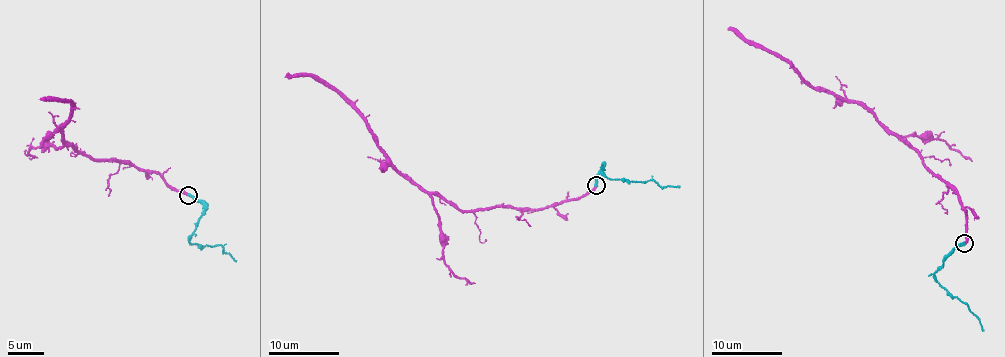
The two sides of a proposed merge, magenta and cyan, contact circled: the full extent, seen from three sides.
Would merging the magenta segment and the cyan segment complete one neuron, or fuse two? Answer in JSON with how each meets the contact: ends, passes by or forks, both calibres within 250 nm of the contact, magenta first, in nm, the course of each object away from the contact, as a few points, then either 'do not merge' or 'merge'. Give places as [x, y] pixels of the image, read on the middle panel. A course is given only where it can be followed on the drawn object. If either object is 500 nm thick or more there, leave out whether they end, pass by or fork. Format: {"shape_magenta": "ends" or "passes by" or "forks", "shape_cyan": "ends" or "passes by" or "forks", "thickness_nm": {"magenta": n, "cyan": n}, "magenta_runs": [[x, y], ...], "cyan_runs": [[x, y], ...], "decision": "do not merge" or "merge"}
{"shape_magenta": "ends", "shape_cyan": "ends", "thickness_nm": {"magenta": 280, "cyan": 260}, "magenta_runs": [[596, 186], [549, 208], [508, 206], [462, 211], [397, 169], [356, 108], [309, 76], [284, 77]], "cyan_runs": [[596, 186], [596, 174], [602, 165], [604, 172], [614, 179], [648, 180], [661, 186], [680, 185]], "decision": "merge"}

